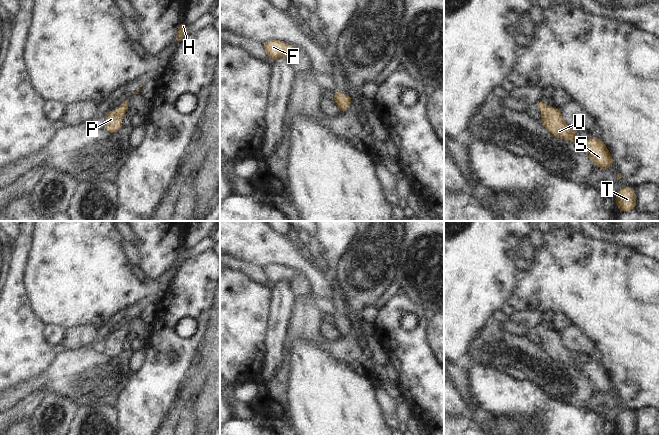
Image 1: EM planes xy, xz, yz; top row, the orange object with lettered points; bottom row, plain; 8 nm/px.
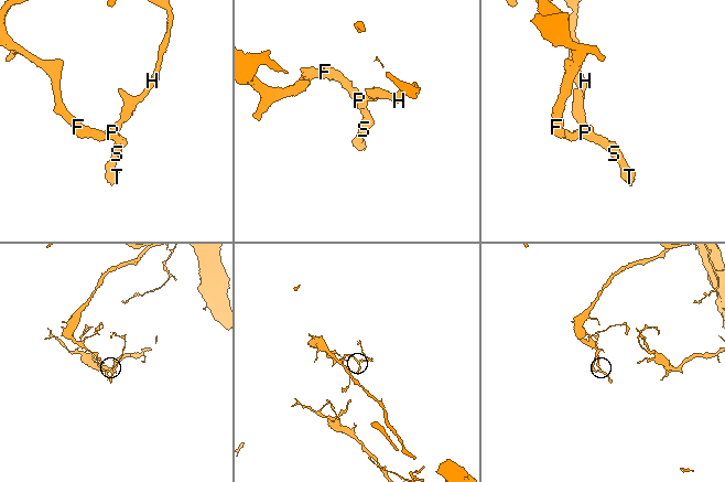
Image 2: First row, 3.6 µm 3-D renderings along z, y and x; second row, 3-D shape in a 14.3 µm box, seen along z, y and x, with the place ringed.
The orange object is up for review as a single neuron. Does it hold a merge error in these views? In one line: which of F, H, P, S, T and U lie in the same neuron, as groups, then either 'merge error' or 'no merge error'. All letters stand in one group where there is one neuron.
F H P S T U | no merge error

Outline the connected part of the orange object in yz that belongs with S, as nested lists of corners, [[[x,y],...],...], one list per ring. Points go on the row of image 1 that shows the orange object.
[[[542,100],[535,105],[541,109],[539,122],[555,138],[561,138],[570,142],[578,143],[580,148],[590,157],[592,163],[603,171],[610,166],[615,166],[612,155],[603,140],[595,137],[582,139],[575,135],[575,128],[569,126],[562,119],[562,112],[556,106],[548,107]]]

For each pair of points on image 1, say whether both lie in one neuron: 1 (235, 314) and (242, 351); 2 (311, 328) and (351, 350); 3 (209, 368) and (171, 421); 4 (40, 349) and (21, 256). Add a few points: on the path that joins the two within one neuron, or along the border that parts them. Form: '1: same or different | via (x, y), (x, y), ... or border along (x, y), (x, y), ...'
1: same | via (235, 323), (235, 342)
2: same | via (319, 338), (328, 347), (341, 349)
3: same | via (202, 381), (181, 402), (179, 408)
4: same | via (18, 326), (18, 279)

